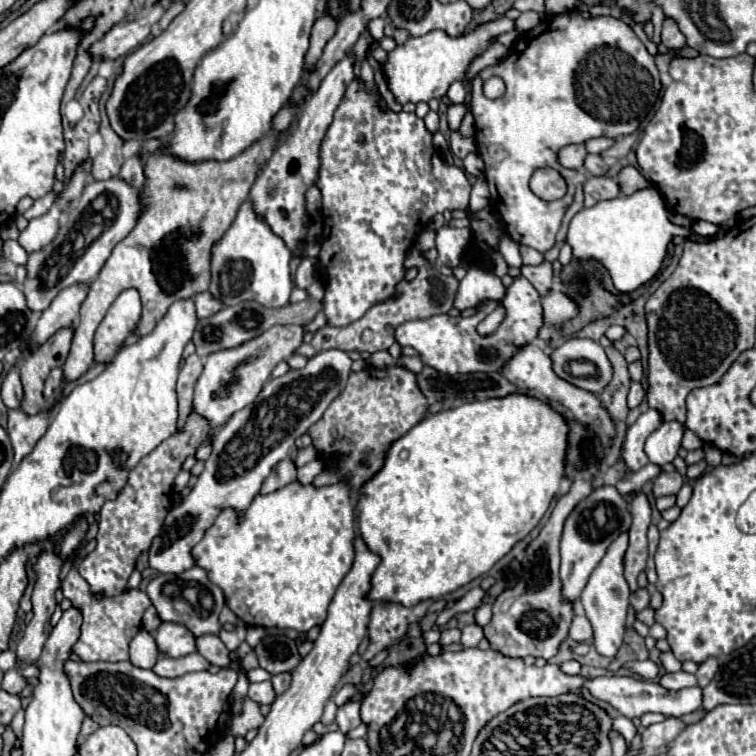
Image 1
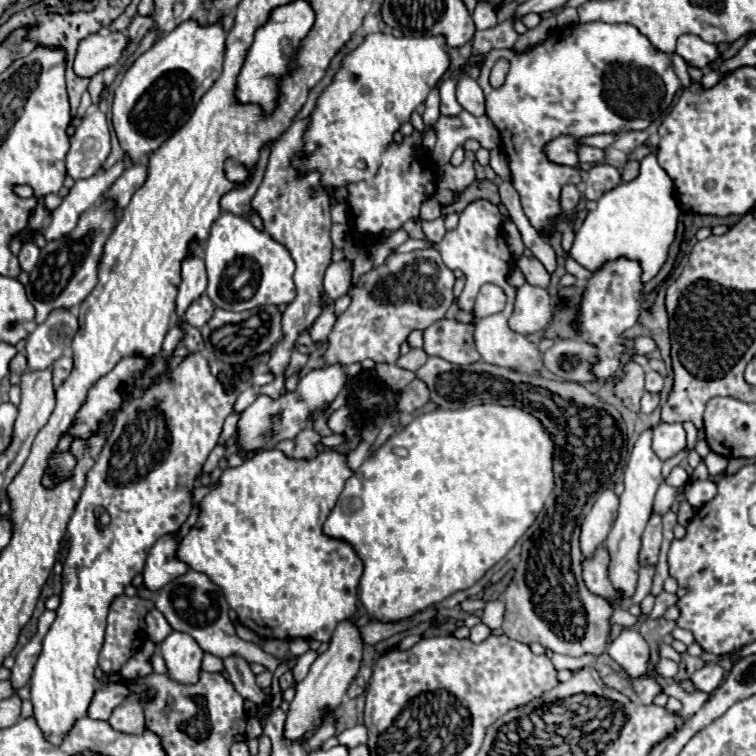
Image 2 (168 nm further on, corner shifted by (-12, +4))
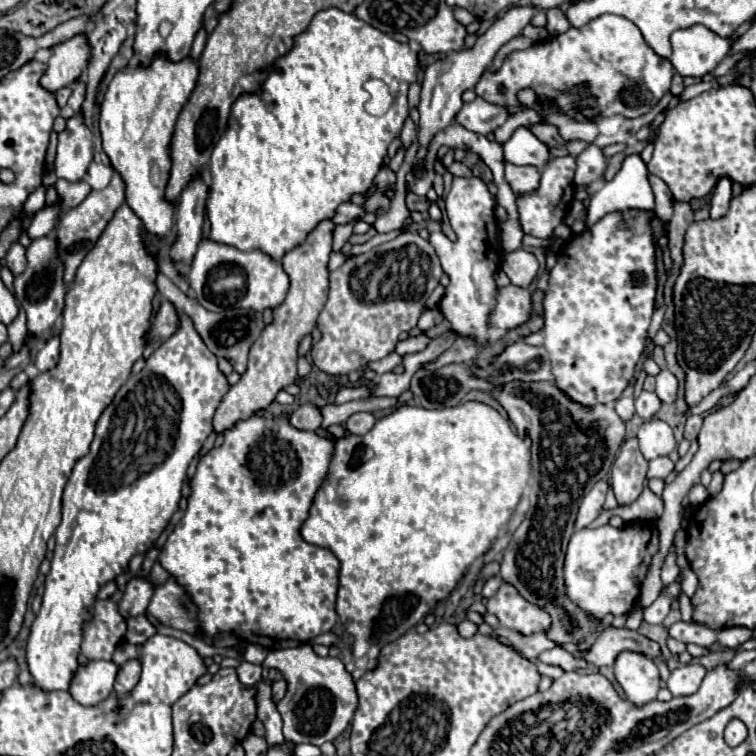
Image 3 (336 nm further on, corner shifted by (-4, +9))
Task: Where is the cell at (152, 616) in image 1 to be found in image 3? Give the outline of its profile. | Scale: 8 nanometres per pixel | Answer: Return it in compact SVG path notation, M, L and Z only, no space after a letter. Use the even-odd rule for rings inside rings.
M138 615L138 617L128 619L128 633L126 633L128 643L142 645L154 633L156 633L156 627L150 623L150 619L146 615Z

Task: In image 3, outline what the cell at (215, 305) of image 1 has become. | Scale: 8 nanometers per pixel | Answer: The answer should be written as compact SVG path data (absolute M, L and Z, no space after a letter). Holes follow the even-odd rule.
M162 299L160 309L158 309L158 313L154 315L154 321L152 321L152 331L148 333L148 341L152 341L154 335L160 335L162 341L166 341L168 337L172 337L178 331L178 327L180 327L178 309L174 307L172 301Z

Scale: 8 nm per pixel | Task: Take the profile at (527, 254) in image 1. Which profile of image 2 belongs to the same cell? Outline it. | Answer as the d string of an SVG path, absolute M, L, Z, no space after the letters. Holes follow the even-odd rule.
M520 258L518 262L522 274L526 276L526 282L532 286L540 286L546 288L550 284L550 274L546 272L546 268L542 266L542 262L538 258Z

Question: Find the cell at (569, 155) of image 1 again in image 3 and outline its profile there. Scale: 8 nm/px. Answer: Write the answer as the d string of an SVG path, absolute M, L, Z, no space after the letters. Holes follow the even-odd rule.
M518 127L504 149L504 159L514 165L542 167L550 161L550 147L542 143L530 129Z

